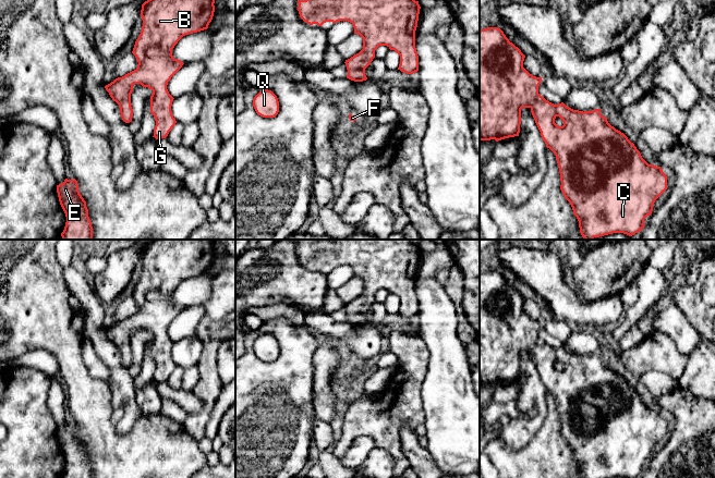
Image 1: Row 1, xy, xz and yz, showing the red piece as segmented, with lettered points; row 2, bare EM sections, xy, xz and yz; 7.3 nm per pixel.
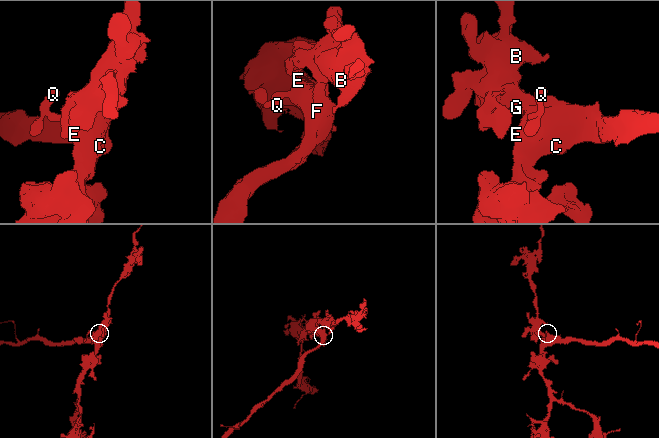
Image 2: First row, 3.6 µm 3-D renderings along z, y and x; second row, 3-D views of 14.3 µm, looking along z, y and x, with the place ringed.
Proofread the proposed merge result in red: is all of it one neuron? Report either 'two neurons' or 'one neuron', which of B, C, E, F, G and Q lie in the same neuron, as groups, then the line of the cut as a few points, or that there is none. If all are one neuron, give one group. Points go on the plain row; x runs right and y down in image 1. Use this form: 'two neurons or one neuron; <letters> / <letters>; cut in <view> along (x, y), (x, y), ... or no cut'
one neuron; B C E F G Q; no cut

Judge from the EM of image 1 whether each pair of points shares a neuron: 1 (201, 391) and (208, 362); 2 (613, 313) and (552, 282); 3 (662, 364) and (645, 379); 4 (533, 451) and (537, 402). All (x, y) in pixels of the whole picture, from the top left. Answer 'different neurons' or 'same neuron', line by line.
1: same neuron
2: same neuron
3: different neurons
4: different neurons

